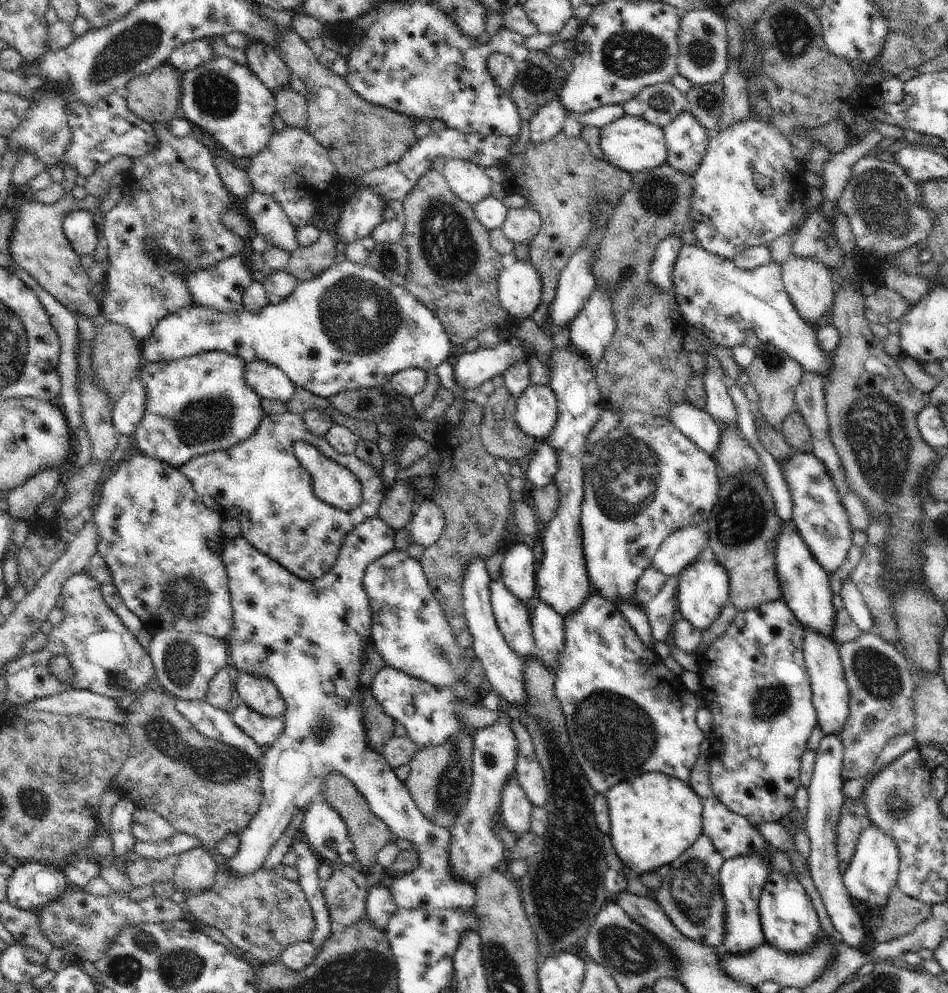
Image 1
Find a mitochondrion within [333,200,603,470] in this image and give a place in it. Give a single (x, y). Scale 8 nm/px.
(368, 404)

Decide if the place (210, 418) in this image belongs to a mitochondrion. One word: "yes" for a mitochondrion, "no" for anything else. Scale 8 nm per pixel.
yes

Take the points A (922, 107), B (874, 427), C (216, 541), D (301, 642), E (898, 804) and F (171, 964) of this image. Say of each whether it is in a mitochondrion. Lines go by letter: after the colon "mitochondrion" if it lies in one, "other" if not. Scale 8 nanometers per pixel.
A: other
B: mitochondrion
C: other
D: other
E: mitochondrion
F: mitochondrion

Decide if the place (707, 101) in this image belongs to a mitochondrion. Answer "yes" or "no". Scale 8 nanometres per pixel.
yes

